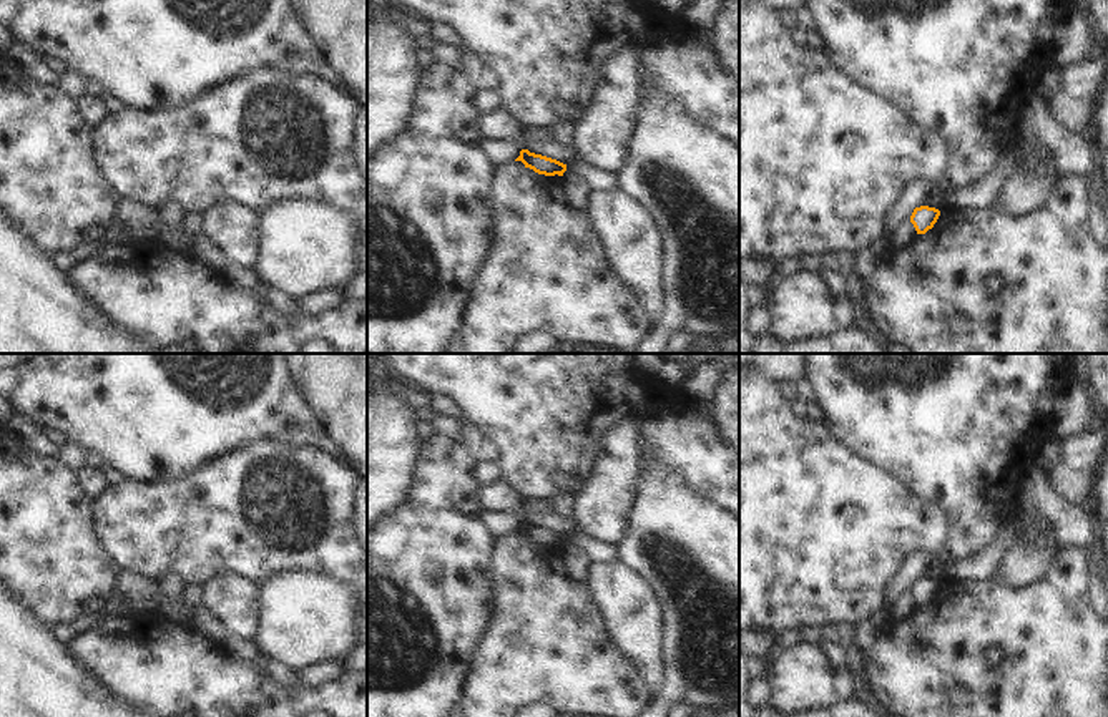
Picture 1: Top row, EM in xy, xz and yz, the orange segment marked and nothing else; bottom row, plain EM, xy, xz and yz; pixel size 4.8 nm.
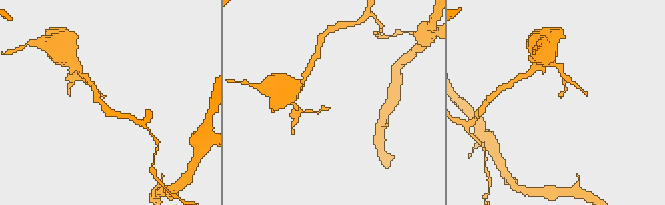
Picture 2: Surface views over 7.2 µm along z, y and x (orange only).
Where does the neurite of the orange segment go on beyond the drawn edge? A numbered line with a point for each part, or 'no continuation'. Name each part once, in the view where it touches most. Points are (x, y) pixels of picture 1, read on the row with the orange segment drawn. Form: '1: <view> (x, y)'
no continuation

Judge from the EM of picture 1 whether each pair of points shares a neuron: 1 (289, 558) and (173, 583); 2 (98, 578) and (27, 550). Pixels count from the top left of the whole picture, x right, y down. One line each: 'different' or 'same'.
1: different
2: same

